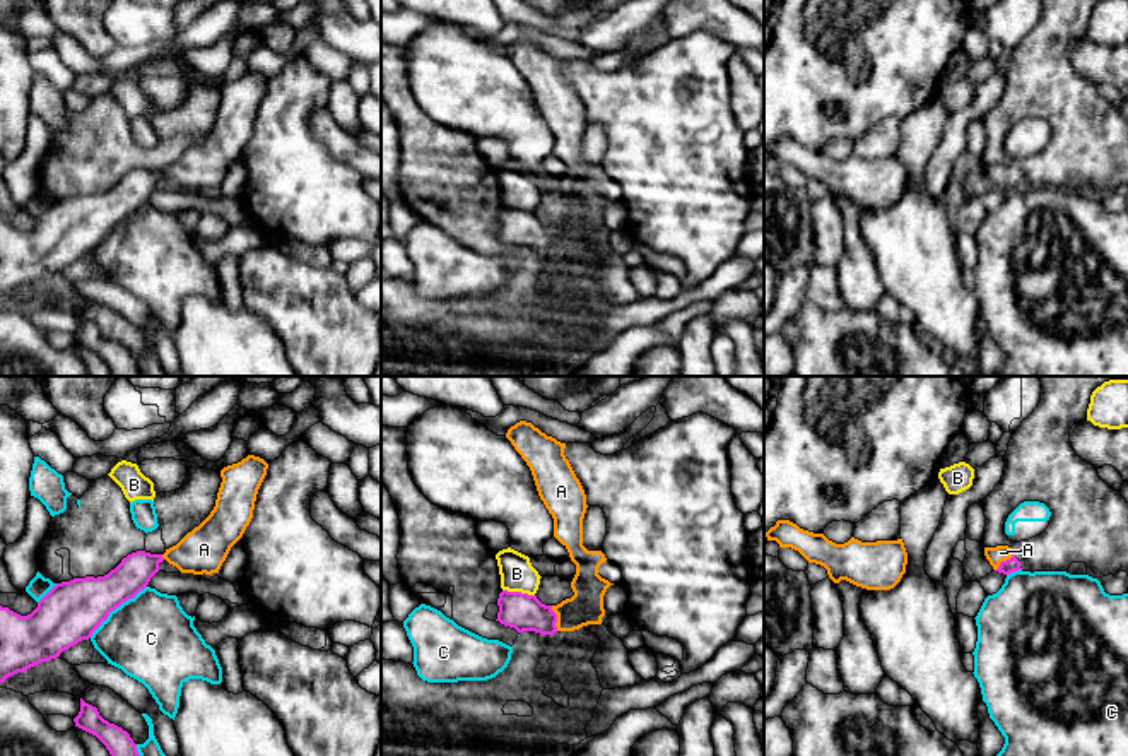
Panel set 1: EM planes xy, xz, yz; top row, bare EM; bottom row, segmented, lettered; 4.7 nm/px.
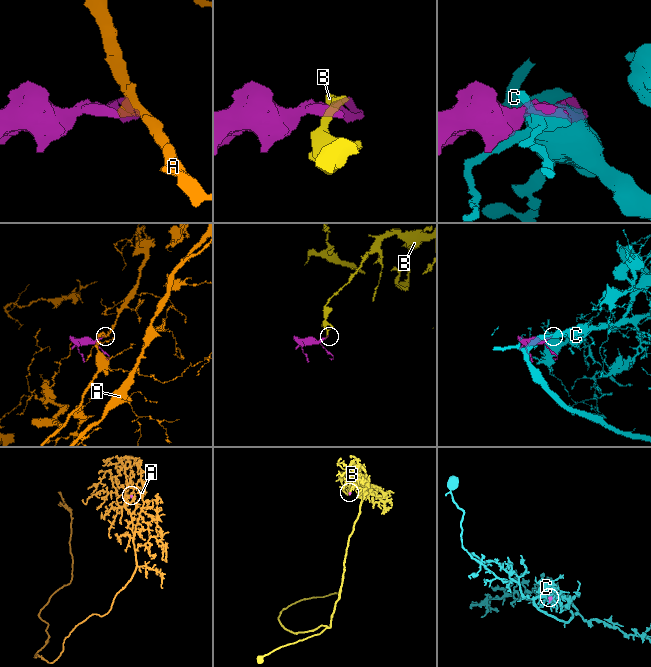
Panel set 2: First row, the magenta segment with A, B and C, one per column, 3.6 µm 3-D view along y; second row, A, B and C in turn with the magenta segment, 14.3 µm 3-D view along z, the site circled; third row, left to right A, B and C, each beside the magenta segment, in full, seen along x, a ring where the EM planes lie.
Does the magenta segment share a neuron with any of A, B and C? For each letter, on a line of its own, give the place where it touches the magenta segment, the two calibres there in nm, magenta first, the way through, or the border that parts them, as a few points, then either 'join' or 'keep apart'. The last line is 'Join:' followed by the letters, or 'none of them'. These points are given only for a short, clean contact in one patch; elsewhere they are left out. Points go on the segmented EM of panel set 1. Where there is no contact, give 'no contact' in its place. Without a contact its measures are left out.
A: xz (556, 618) | 180/160 nm | across xz (525, 613), (539, 618), (556, 618), (585, 608) | join
B: xz (518, 592) | 180/160 nm | along xz (503, 589), (534, 596) | keep apart
C: xy (115, 608) | 280/400 nm | keep apart
Join: A

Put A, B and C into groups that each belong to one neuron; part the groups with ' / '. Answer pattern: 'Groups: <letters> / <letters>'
Groups: A / B / C

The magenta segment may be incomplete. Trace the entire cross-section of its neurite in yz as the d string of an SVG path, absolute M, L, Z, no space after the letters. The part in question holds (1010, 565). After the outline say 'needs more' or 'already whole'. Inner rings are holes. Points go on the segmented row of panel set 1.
M1008 546L984 547L984 556L998 573L1010 575L1022 570L1020 561Z | needs more

